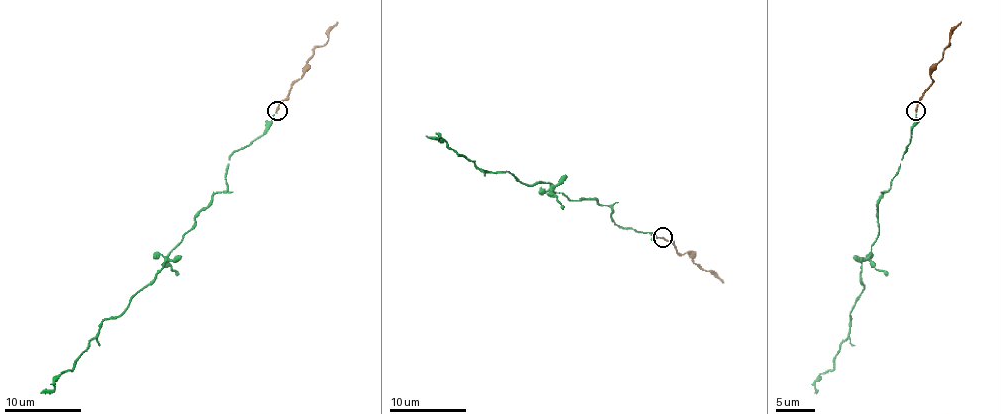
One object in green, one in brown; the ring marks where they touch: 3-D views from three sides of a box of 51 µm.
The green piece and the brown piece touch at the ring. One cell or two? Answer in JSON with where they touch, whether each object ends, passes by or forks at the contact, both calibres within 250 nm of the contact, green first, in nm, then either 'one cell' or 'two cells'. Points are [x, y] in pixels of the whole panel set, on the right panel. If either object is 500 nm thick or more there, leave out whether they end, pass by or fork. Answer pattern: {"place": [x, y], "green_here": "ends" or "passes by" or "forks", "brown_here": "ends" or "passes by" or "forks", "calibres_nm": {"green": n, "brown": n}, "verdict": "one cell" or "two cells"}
{"place": [915, 110], "green_here": "ends", "brown_here": "ends", "calibres_nm": {"green": 110, "brown": 200}, "verdict": "one cell"}

